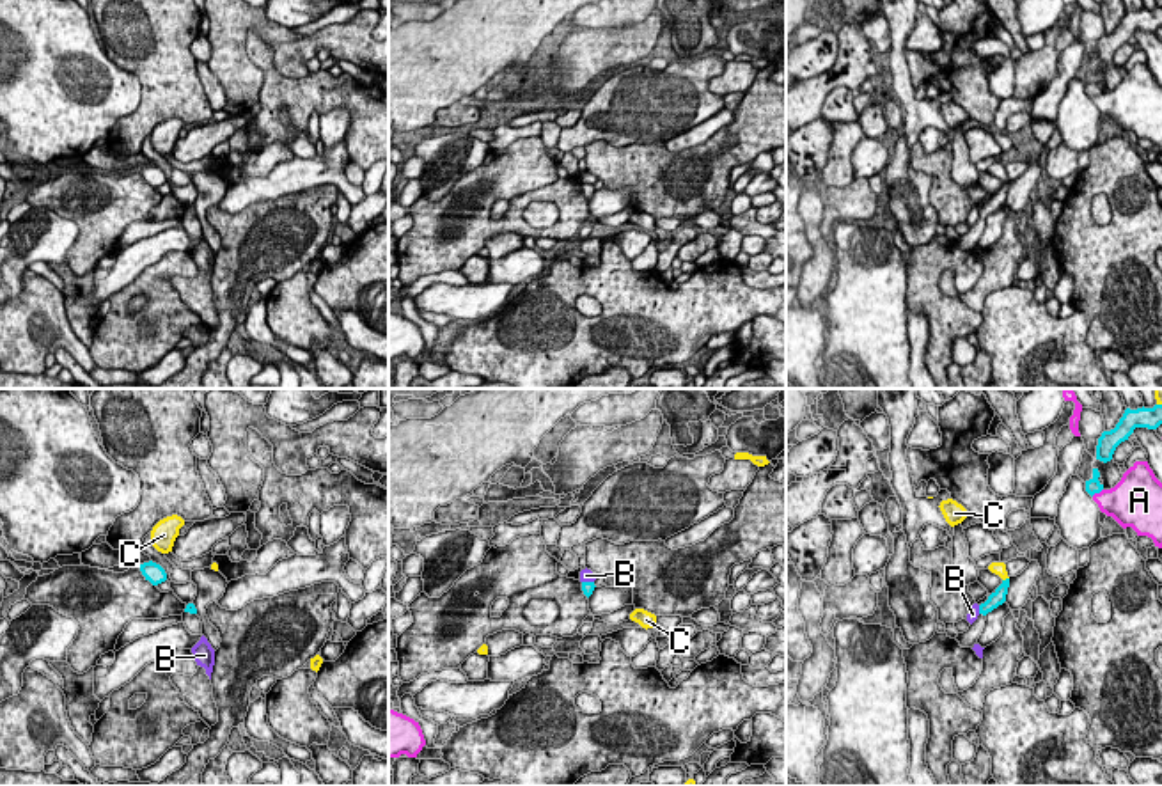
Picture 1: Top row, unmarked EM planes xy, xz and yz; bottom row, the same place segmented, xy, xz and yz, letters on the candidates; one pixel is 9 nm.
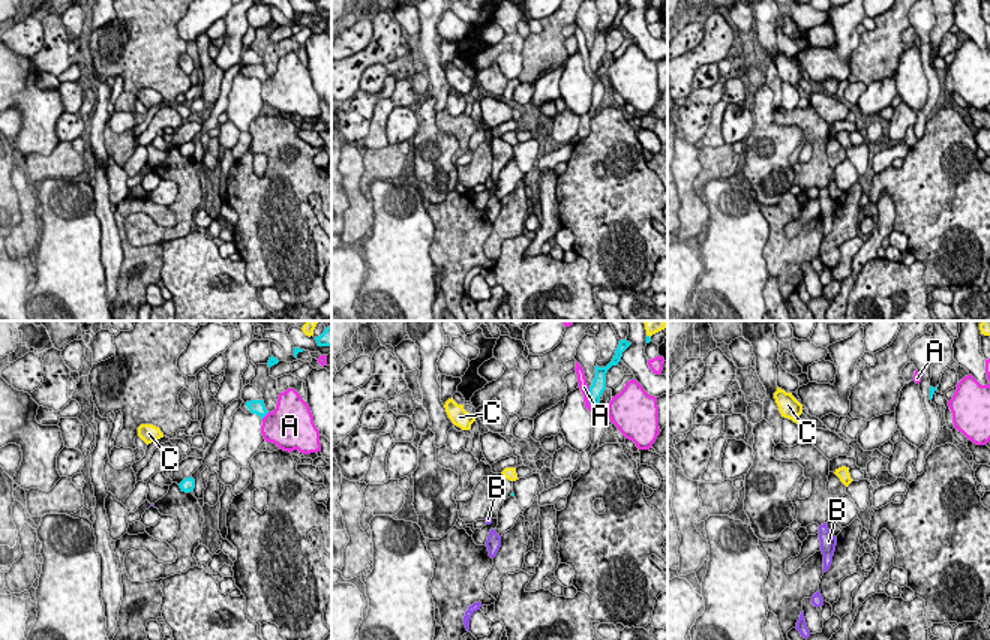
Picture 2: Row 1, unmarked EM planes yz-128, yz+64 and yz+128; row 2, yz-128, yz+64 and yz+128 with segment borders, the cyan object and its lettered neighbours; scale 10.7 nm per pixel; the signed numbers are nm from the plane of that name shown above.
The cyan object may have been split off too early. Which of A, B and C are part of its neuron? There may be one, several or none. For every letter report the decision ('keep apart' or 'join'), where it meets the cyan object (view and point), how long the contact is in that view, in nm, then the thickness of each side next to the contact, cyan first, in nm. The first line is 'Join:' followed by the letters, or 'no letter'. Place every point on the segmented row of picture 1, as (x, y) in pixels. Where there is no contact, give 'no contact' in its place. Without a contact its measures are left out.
Join: no letter
A: keep apart; contact yz (1097, 492); length 130 nm; calibres 130 and 320 nm
B: keep apart; contact xz (588, 582); length 110 nm; calibres 120 and 130 nm
C: keep apart; contact yz (1006, 579); length 70 nm; calibres 130 and 130 nm

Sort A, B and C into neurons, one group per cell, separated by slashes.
A / B / C

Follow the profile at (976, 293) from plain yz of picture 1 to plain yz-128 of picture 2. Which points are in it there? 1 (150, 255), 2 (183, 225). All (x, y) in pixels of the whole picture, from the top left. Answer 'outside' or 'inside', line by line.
1: outside
2: inside

